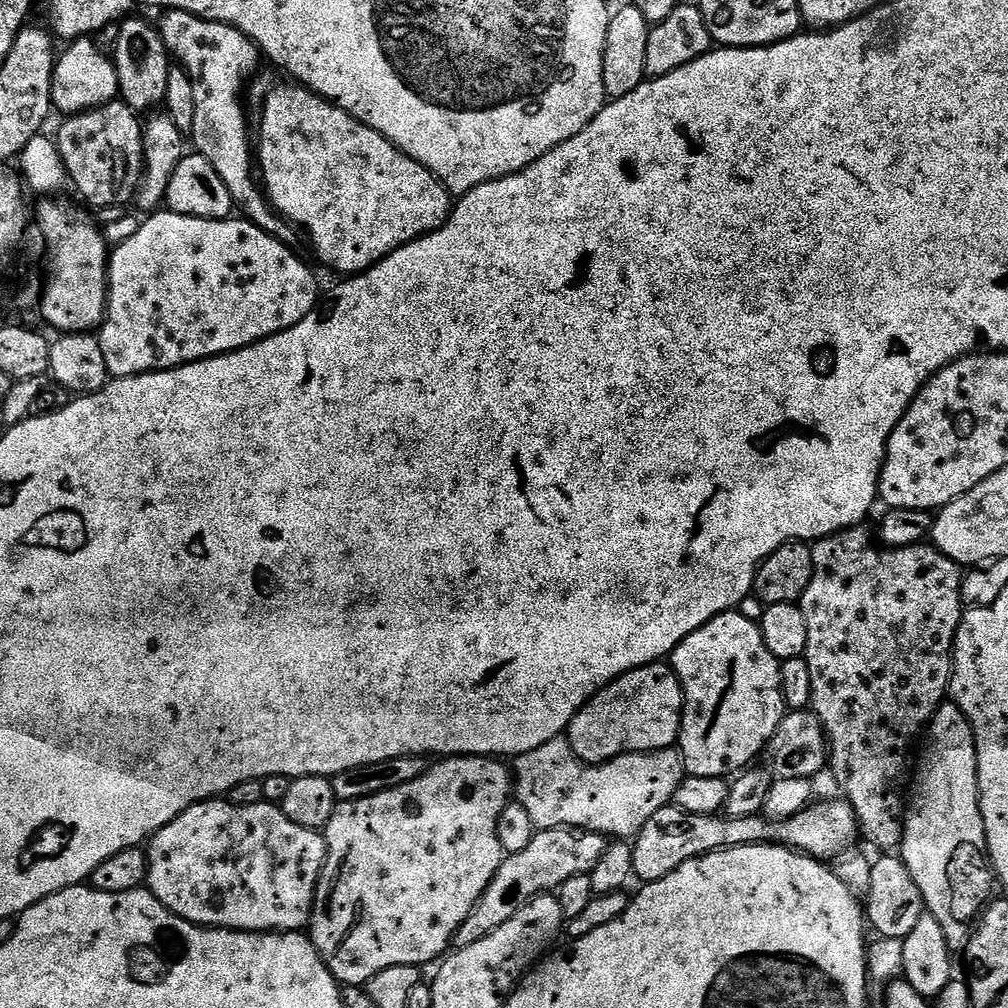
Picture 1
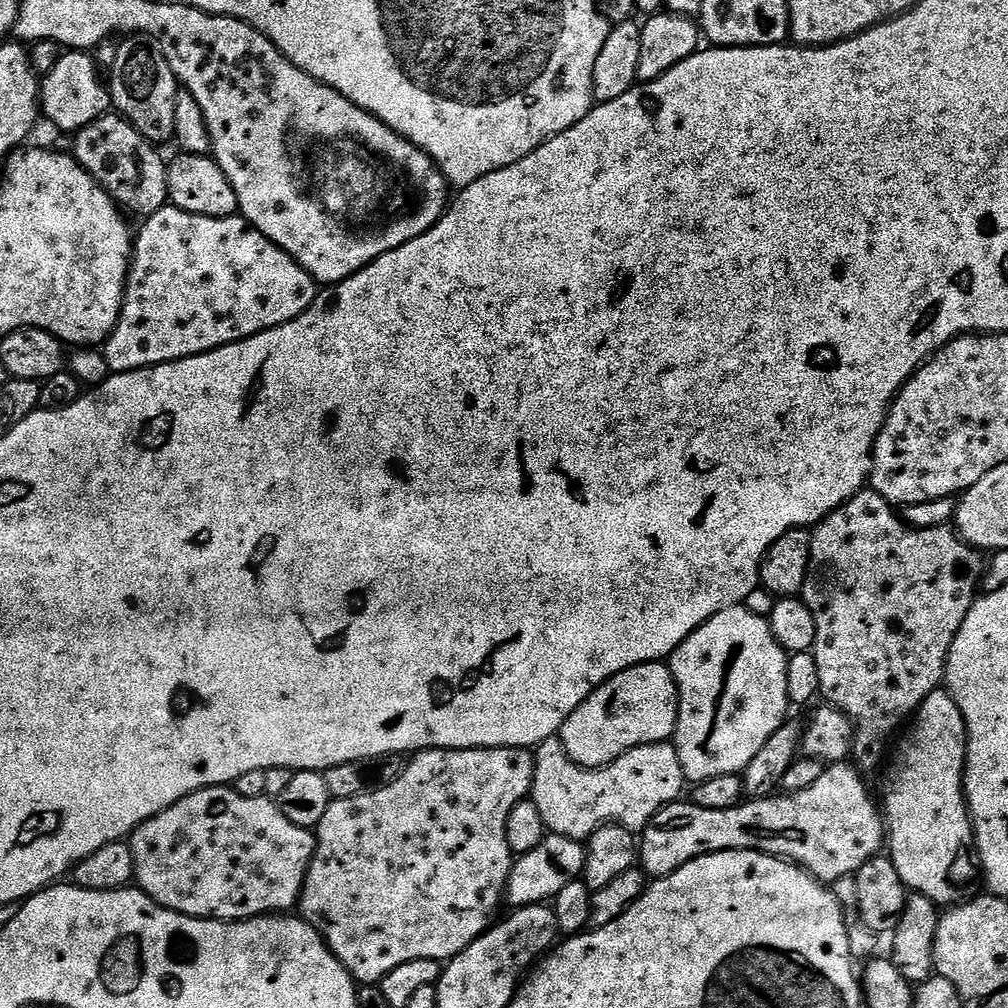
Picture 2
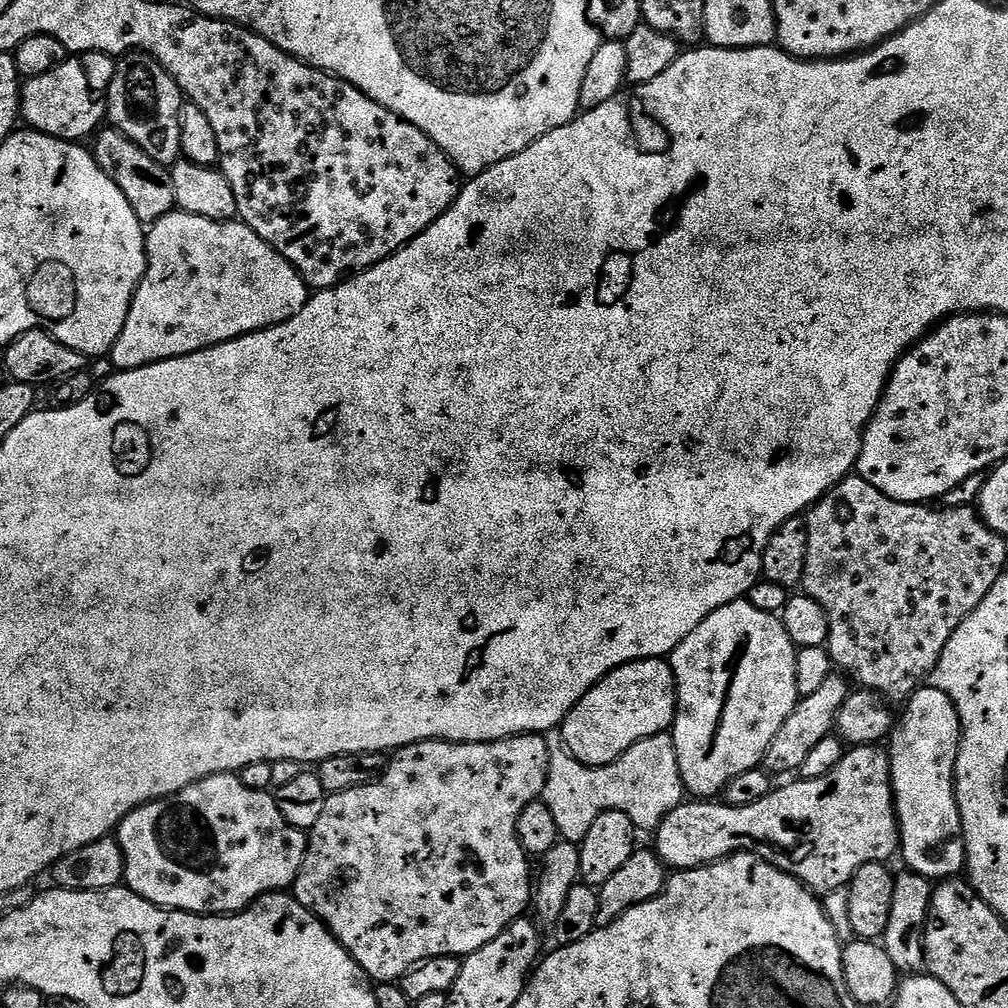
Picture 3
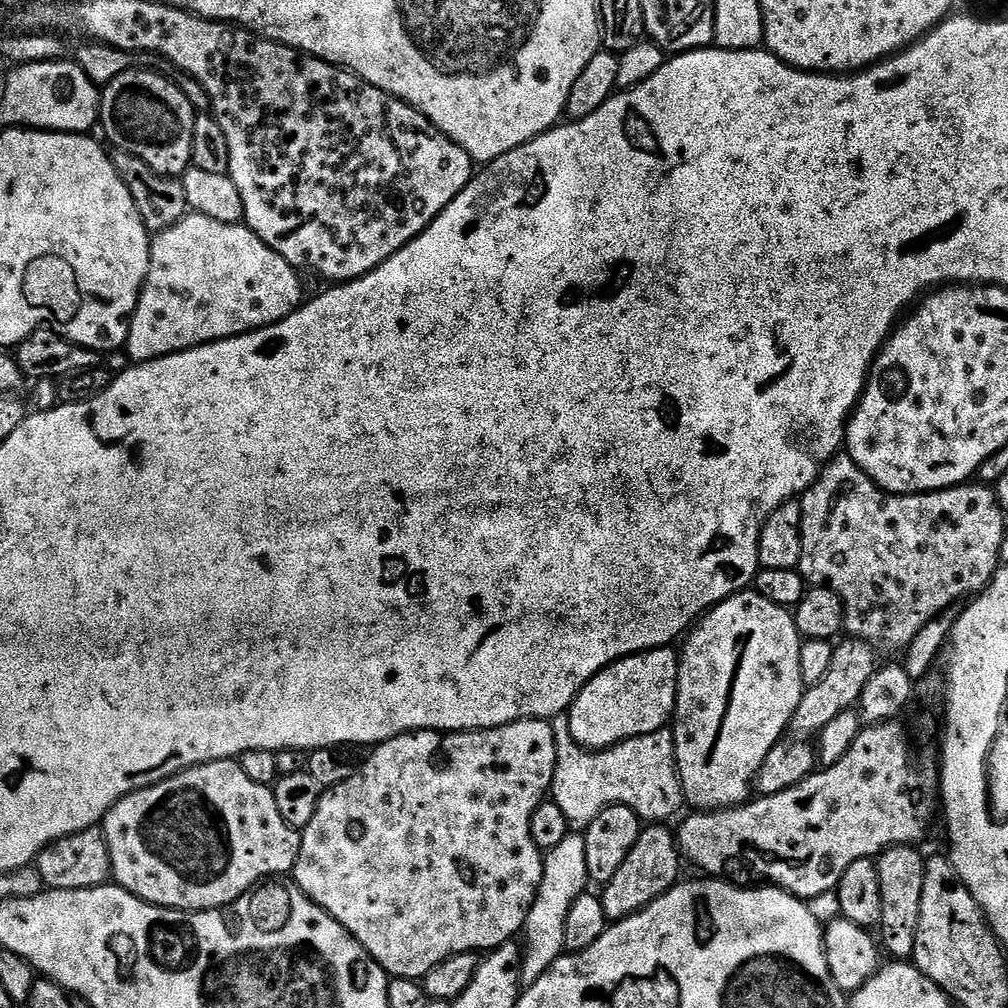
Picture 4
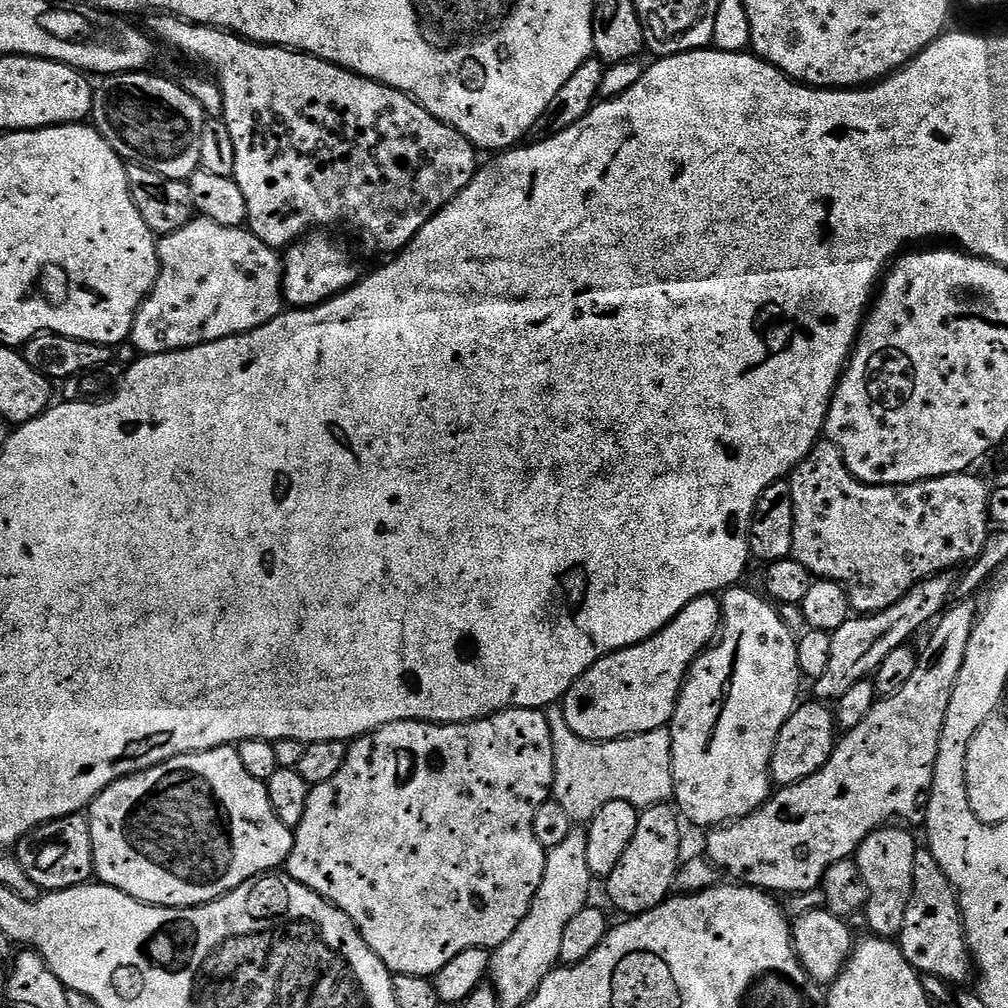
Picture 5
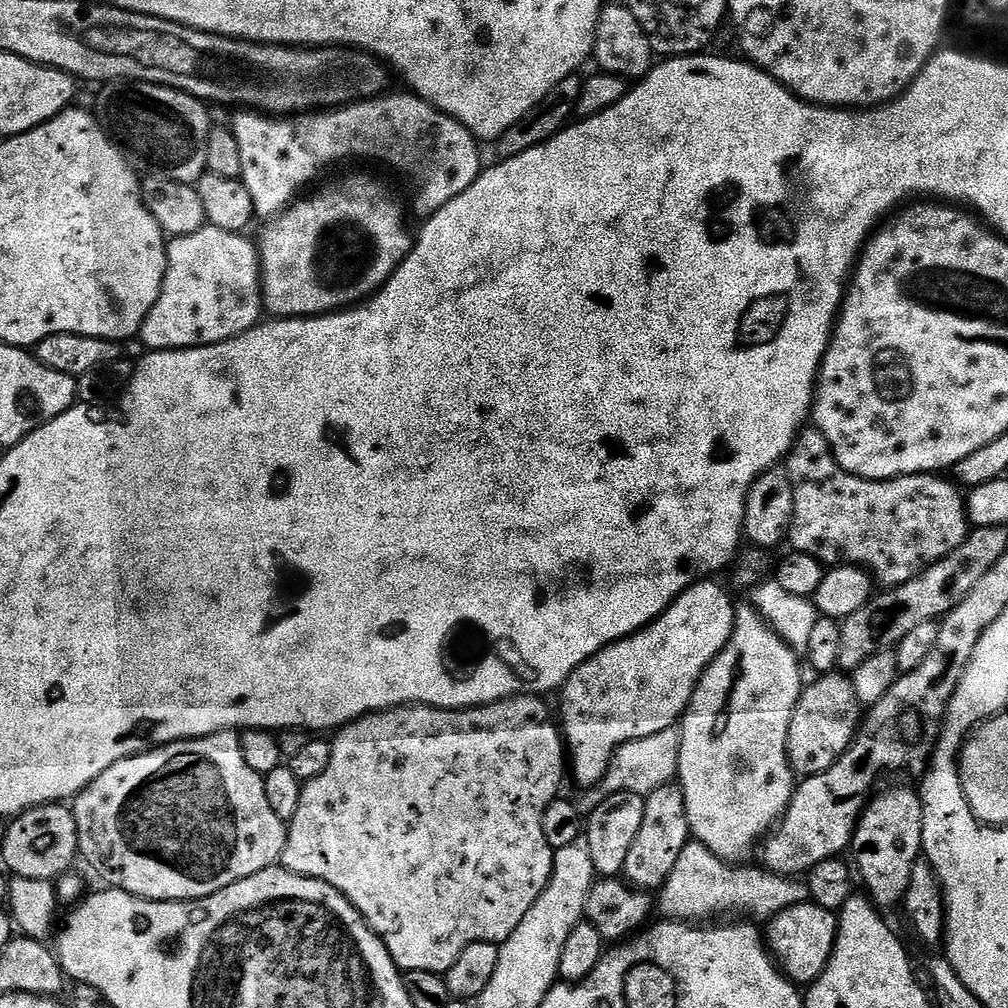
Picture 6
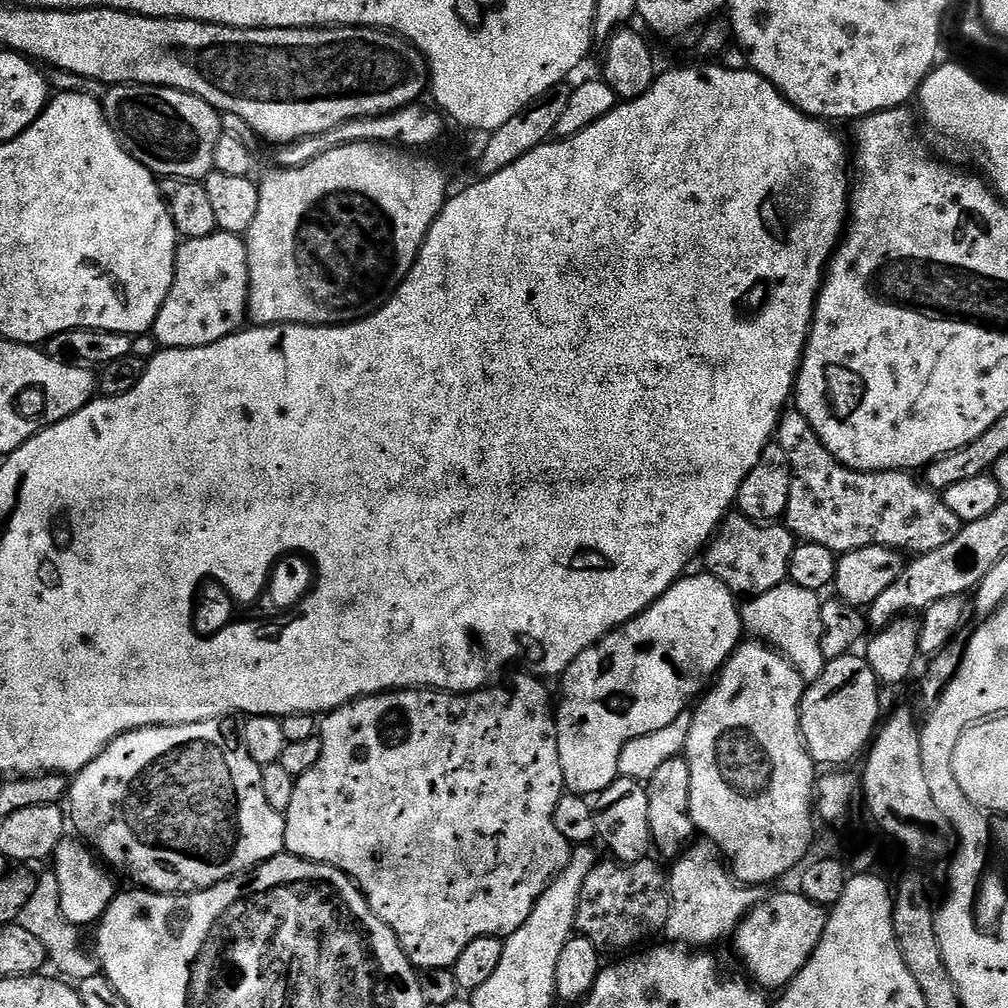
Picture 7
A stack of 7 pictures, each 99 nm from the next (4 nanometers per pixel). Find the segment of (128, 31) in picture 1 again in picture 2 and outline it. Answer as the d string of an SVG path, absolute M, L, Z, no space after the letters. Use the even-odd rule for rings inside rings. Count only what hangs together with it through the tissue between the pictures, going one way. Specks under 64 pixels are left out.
M124 38L120 42L110 79L112 108L125 116L142 138L151 144L164 146L174 137L174 106L178 91L174 70L170 70L166 58L151 43L140 38Z

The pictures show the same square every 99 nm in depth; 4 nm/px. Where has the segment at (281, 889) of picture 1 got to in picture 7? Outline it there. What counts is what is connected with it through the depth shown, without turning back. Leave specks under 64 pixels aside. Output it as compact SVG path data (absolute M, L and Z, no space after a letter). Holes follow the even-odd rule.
M228 718L174 726L158 724L155 728L135 728L133 732L123 732L117 736L104 747L98 758L94 758L94 762L90 762L71 777L70 787L66 792L66 812L70 817L71 827L72 824L76 827L75 835L109 869L117 868L126 879L133 880L137 889L161 894L201 892L224 880L243 877L259 864L265 864L270 858L281 855L285 851L284 817L281 812L270 807L270 802L266 802L266 794L262 791L261 765L255 764L250 754L246 754L246 750L240 745L237 725L232 724L235 723Z

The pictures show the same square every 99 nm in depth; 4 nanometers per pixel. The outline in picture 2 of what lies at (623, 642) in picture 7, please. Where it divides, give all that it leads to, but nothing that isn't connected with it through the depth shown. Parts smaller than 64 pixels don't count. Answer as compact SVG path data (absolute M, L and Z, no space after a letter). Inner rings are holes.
M664 662L635 664L597 686L582 706L566 718L558 739L566 755L576 764L584 768L604 768L631 748L671 741L676 734L679 713L680 691L671 667Z

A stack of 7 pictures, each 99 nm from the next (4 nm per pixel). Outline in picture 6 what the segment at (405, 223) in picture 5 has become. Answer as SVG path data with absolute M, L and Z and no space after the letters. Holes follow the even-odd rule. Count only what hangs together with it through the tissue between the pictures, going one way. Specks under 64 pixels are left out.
M392 90L371 100L311 114L237 111L240 113L230 121L230 127L234 138L238 138L242 157L240 180L250 190L256 216L264 222L275 220L296 203L307 184L315 185L327 168L347 160L373 160L393 168L408 183L412 212L419 218L433 216L464 193L481 174L481 145L453 116L447 116L421 96L403 91Z

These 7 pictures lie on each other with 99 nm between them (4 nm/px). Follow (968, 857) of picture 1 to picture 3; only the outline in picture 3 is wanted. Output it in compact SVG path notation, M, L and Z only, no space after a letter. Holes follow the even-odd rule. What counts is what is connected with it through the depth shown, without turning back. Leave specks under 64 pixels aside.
M921 686L908 697L903 705L904 713L899 713L898 719L895 721L894 727L890 733L890 739L886 744L888 753L888 761L890 762L890 774L892 775L892 801L896 804L896 820L900 824L900 846L899 855L904 855L904 860L911 871L917 872L920 876L925 876L927 880L939 882L942 880L951 880L959 877L965 871L968 855L966 854L966 846L964 845L964 831L962 830L962 814L958 810L958 798L956 797L956 763L958 762L958 750L960 749L960 715L954 706L954 702L950 702L950 698L946 694L942 694L942 690L931 686Z

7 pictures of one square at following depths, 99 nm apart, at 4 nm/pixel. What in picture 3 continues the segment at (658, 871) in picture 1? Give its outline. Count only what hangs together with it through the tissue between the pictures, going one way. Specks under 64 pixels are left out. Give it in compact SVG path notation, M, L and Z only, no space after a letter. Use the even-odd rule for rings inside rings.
M861 744L852 746L845 751L842 762L838 762L838 766L834 766L834 770L830 770L830 774L826 774L822 778L814 778L806 780L797 779L797 784L788 784L785 788L777 787L768 793L758 802L754 802L750 806L742 806L741 808L732 808L723 802L685 802L670 814L666 814L666 818L662 821L659 828L654 833L654 851L665 865L672 870L687 870L689 868L698 868L701 864L714 864L717 860L724 859L734 852L752 852L756 856L762 857L766 862L770 862L778 870L782 870L786 874L795 876L797 880L803 882L806 888L812 889L813 893L823 894L830 890L838 890L839 888L847 888L848 883L854 878L854 874L858 870L862 870L862 866L867 864L883 864L891 861L891 856L897 855L900 846L900 824L896 820L896 804L892 801L892 775L890 774L890 762L888 761L888 753L883 747L874 744Z

